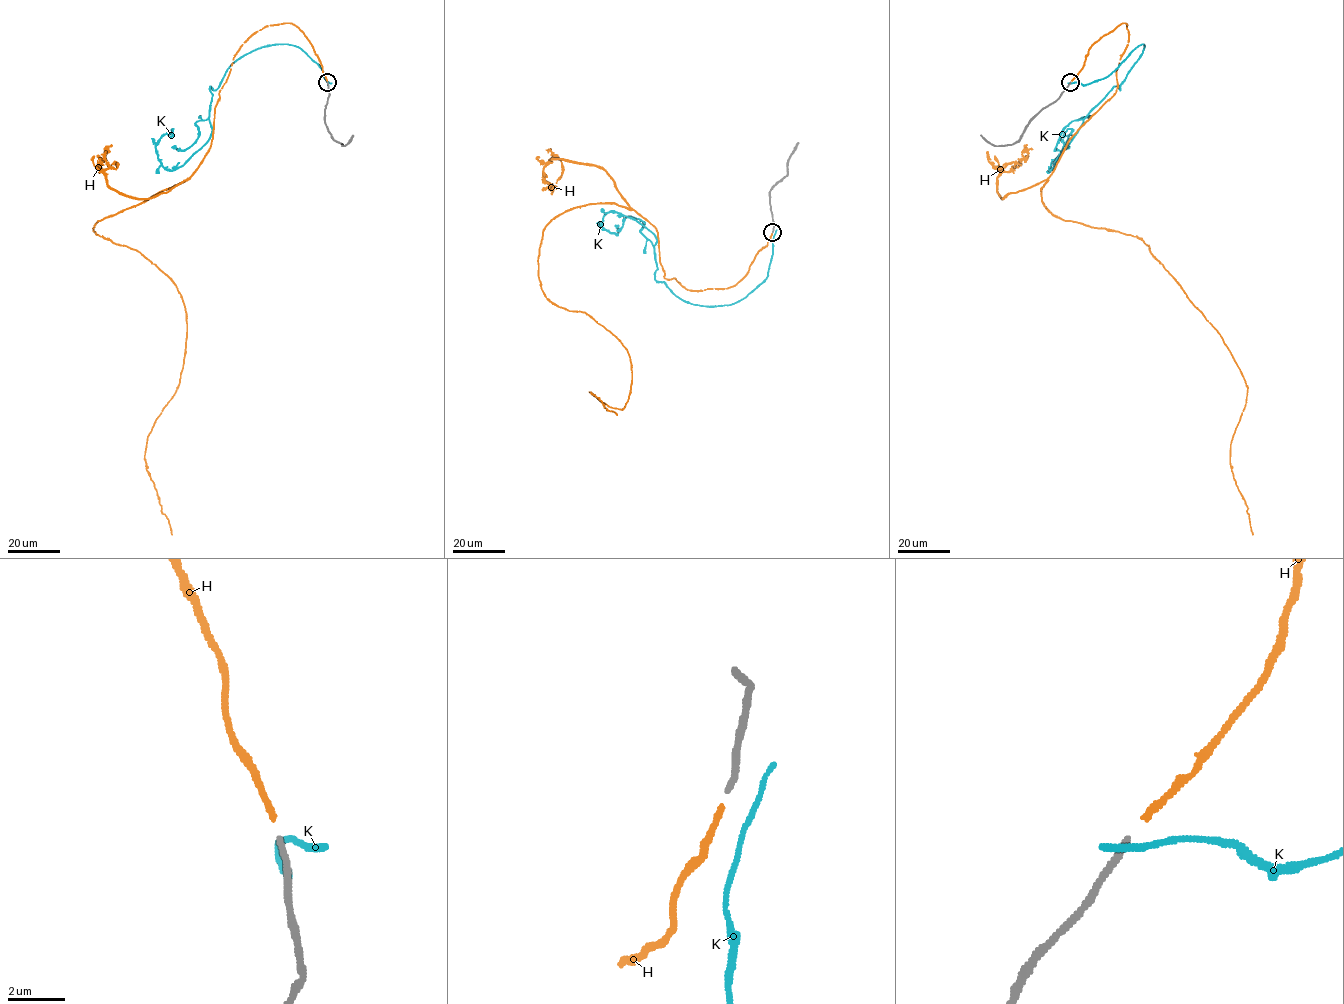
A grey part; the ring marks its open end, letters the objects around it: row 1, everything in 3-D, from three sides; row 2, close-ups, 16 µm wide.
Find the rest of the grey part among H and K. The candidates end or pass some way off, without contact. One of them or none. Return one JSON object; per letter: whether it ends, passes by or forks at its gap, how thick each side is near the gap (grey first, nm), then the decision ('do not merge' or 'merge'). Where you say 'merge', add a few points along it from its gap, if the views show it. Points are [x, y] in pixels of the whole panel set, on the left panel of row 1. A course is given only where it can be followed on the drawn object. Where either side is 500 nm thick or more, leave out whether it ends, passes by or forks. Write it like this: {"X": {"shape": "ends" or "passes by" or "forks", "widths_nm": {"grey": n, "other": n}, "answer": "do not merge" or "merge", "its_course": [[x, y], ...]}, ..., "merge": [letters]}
{"H": {"shape": "ends", "widths_nm": {"grey": 200, "other": 220}, "answer": "merge", "its_course": [[326, 80], [297, 27], [256, 31], [196, 170], [93, 228], [185, 307], [144, 455], [172, 534]]}, "K": {"shape": "passes by", "widths_nm": {"grey": 200, "other": 190}, "answer": "do not merge"}, "merge": ["H"]}

